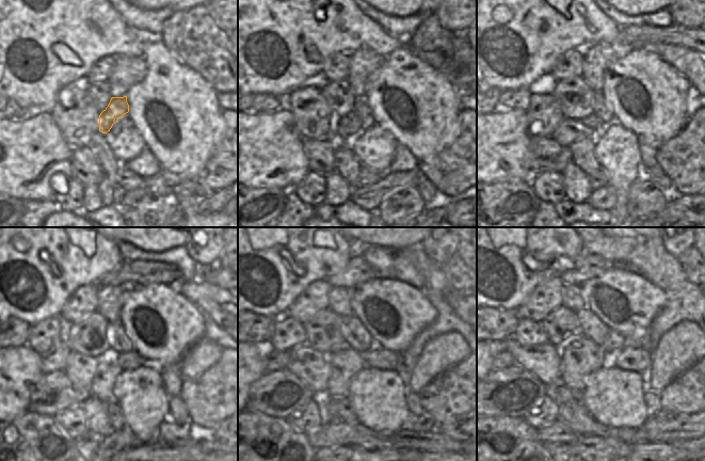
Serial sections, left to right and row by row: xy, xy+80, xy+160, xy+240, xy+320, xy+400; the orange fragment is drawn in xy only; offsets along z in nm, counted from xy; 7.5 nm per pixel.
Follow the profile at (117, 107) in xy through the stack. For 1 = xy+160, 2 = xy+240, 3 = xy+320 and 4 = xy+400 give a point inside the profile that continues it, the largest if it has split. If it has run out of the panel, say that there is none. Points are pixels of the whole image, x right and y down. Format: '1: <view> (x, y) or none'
1: xy+160 (570, 130)
2: xy+240 (80, 369)
3: xy+320 (311, 366)
4: xy+400 (543, 361)

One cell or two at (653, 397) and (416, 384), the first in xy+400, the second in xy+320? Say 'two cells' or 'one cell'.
two cells

